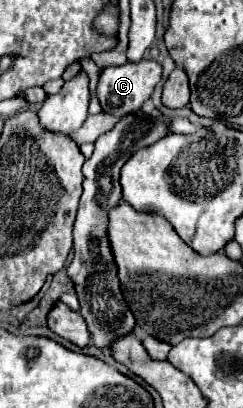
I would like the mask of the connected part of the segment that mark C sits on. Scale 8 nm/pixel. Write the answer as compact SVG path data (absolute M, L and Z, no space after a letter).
M140 60L138 64L126 62L122 66L110 66L100 72L98 80L98 98L104 112L114 114L116 118L122 118L130 112L140 110L140 106L152 96L156 84L162 80L162 66L154 60Z

